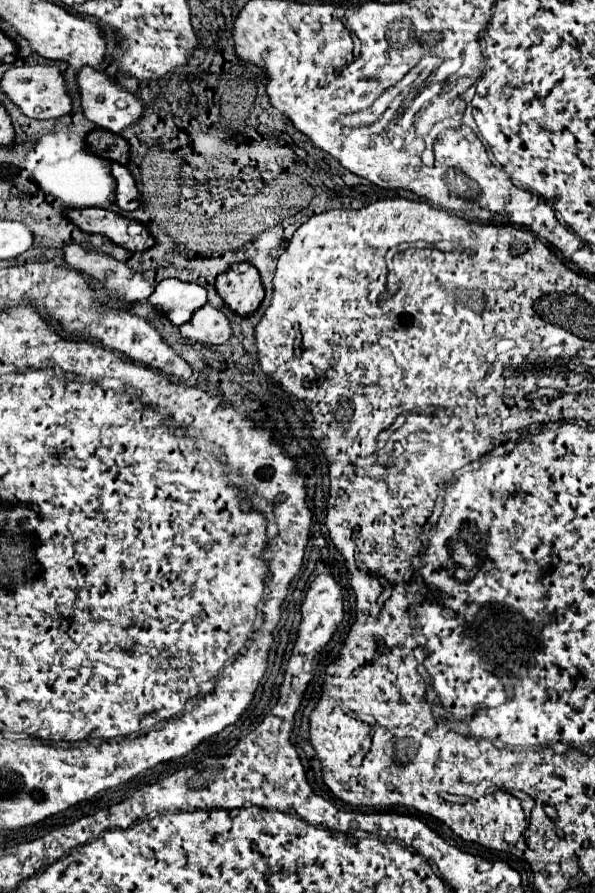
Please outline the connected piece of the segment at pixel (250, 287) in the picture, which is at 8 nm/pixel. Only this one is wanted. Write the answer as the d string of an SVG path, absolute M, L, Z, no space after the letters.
M250 263L232 265L228 271L220 273L216 279L216 291L226 307L240 317L252 315L264 299L258 269Z

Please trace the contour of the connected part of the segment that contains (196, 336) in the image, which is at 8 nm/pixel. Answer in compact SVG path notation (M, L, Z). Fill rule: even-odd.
M206 303L188 323L180 325L180 333L184 339L198 341L202 345L220 345L230 337L230 323L222 311Z

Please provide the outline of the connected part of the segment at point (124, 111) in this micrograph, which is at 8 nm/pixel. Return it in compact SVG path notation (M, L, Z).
M82 67L76 73L76 85L80 89L80 103L82 103L84 117L90 119L92 123L96 123L98 127L108 129L112 133L120 133L124 127L136 123L138 117L144 111L142 101L136 95L132 95L130 91L114 85L102 71L98 71L94 67Z

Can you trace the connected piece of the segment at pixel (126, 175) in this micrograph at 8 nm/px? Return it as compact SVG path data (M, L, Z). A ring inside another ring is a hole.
M112 163L112 177L116 179L116 203L120 209L124 211L134 211L140 201L138 199L138 189L136 189L136 183L130 175L130 171L120 165L120 163Z

